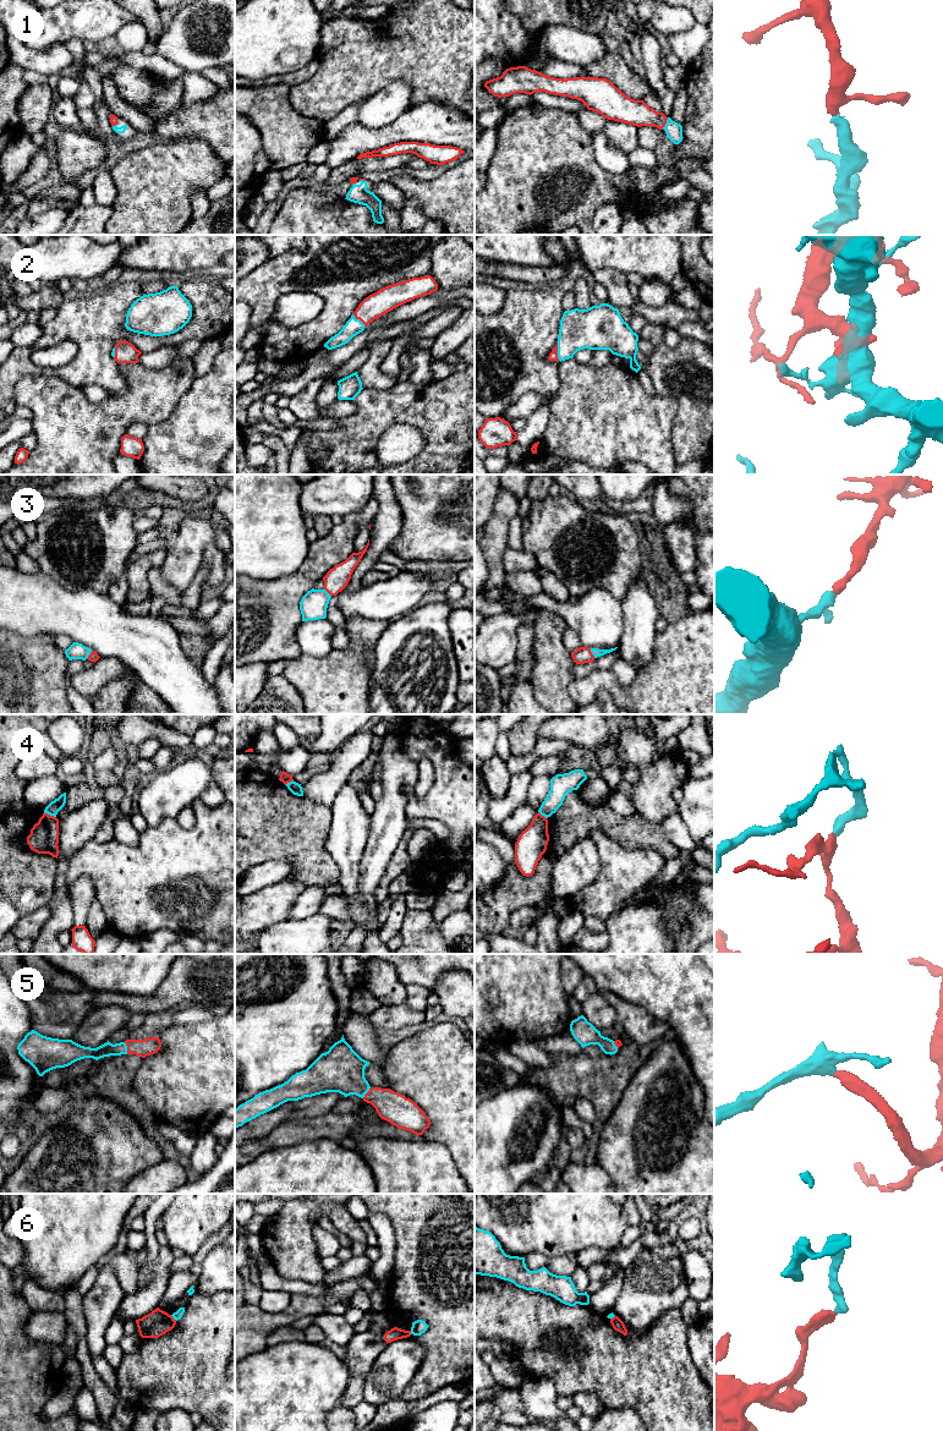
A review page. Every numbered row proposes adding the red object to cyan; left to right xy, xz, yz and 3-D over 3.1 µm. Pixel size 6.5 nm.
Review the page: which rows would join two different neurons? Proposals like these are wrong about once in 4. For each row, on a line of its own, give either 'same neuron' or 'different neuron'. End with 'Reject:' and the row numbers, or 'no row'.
1: same neuron
2: same neuron
3: same neuron
4: different neuron
5: same neuron
6: different neuron
Reject: 4, 6

